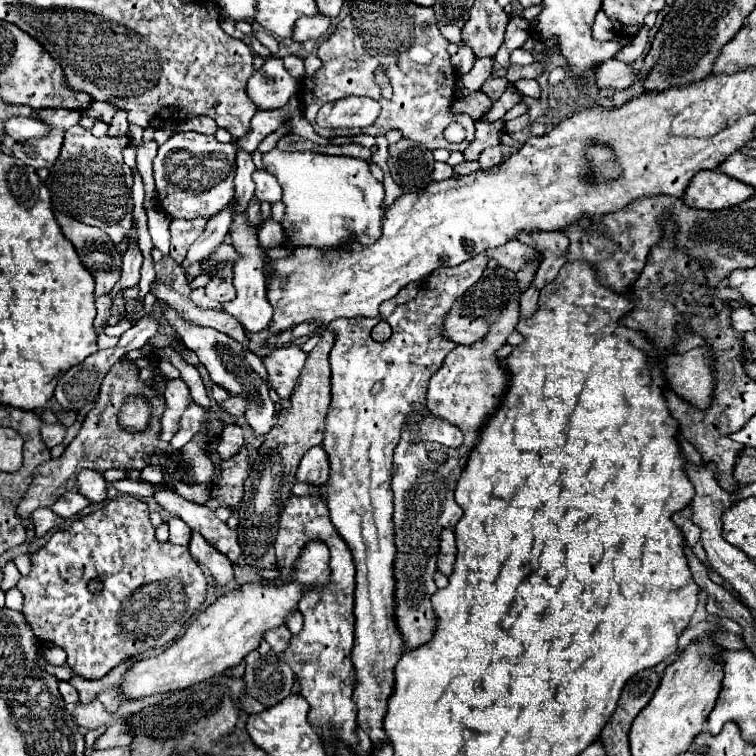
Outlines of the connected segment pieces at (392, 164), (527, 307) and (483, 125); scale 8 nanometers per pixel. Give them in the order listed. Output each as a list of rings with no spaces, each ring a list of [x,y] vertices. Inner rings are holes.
[[[400,140],[388,146],[388,168],[390,168],[390,176],[394,178],[394,182],[404,190],[404,192],[420,192],[422,188],[426,188],[432,178],[432,170],[434,170],[434,158],[432,152],[422,146],[422,144],[414,144],[408,140]]]
[[[530,286],[520,298],[520,306],[522,306],[522,316],[530,316],[538,306],[538,288]]]
[[[476,120],[476,138],[464,150],[464,160],[478,160],[484,148],[500,144],[502,130],[504,130],[504,120],[496,120],[496,122]]]

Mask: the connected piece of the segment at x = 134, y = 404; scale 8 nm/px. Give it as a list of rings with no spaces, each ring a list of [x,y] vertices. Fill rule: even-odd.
[[[140,396],[126,400],[120,412],[122,428],[126,428],[128,432],[142,432],[148,420],[150,420],[150,404],[146,404],[146,400],[142,400]]]

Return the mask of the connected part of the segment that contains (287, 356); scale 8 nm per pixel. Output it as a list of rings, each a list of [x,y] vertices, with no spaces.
[[[296,344],[278,348],[264,358],[268,382],[282,400],[288,400],[288,396],[292,394],[294,382],[298,380],[300,370],[304,368],[304,362],[306,362],[306,354]]]

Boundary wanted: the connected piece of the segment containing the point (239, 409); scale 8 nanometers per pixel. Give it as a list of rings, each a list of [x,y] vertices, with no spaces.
[[[232,396],[232,398],[228,398],[228,400],[224,400],[224,402],[220,404],[220,410],[222,410],[222,412],[228,412],[228,414],[232,414],[232,416],[244,414],[246,408],[248,408],[248,400],[246,400],[246,398],[240,398],[240,396]]]

